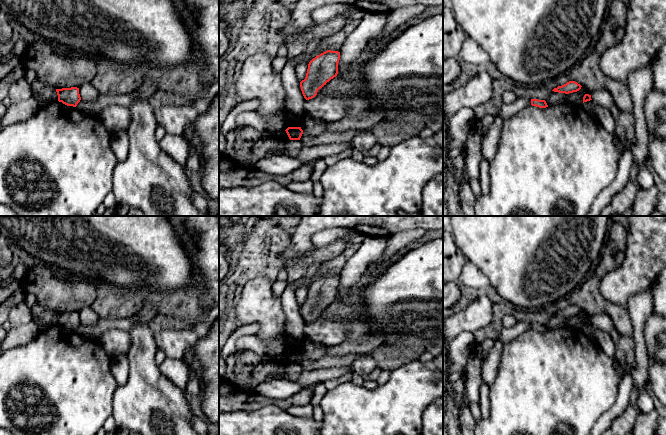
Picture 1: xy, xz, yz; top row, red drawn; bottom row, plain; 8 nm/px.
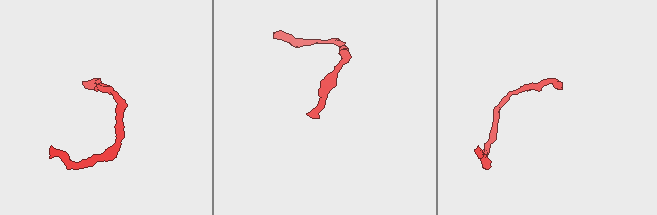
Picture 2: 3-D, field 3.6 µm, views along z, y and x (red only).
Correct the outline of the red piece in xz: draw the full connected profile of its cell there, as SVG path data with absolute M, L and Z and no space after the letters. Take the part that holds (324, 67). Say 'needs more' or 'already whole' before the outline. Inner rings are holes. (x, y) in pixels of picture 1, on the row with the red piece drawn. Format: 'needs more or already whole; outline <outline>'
already whole; outline M327 50L309 62L306 77L300 82L306 100L314 98L319 89L337 76L339 60L340 52Z

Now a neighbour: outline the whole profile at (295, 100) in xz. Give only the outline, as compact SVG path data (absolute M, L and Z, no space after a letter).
M288 58L280 74L282 86L286 94L287 109L294 115L302 115L306 99L302 94L300 81L296 77L292 58Z

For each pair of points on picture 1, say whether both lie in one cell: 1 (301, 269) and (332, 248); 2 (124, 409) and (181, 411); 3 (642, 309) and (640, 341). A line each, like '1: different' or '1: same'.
1: same
2: same
3: same

